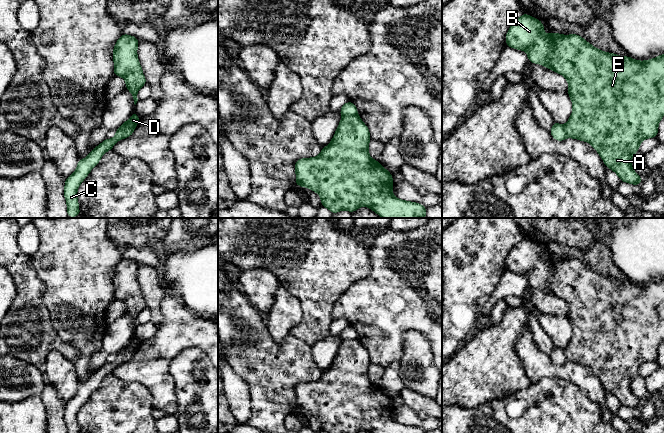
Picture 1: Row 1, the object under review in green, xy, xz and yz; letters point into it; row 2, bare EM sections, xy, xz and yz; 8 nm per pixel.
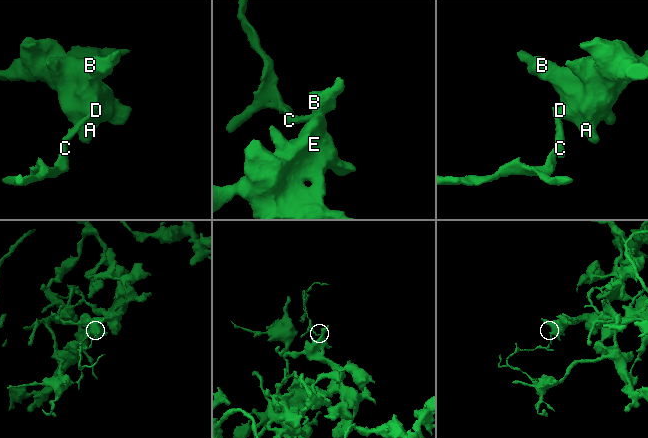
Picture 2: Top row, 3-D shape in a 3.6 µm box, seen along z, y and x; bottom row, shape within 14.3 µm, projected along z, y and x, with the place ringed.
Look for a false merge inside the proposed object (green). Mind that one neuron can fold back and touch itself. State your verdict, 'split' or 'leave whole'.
split

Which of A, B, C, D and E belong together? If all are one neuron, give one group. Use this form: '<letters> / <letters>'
A B D E / C

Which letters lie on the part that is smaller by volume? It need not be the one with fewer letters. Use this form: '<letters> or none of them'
C

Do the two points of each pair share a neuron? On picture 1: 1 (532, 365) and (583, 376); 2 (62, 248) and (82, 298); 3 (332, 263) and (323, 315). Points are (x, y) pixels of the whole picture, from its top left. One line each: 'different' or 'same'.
1: same
2: same
3: same

